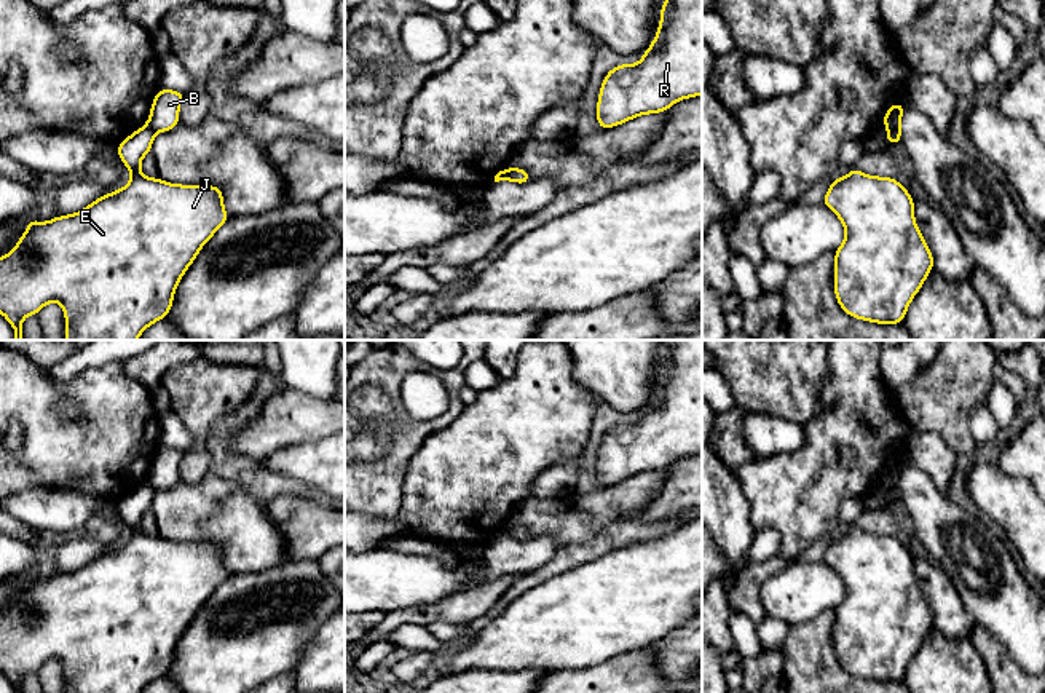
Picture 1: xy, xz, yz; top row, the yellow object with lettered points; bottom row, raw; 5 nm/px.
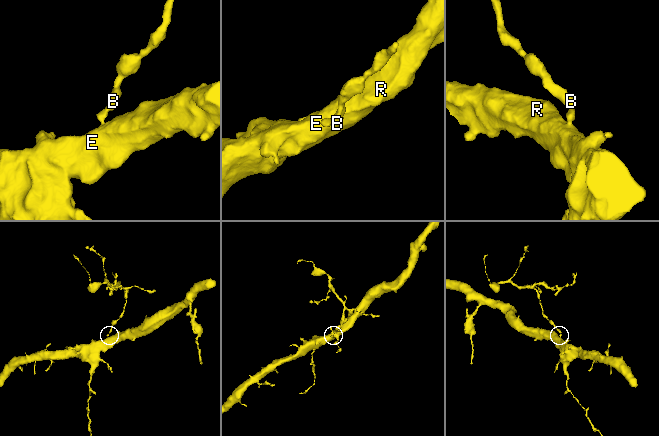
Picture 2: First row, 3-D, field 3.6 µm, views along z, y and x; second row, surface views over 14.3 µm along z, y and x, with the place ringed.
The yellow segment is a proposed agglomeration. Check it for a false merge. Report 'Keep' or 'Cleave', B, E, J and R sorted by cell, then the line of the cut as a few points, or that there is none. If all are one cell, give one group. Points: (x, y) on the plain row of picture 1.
Cleave. Groups: B / E J R. Split along yz (899, 484), (889, 487)

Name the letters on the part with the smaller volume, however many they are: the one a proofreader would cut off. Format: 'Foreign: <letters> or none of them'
Foreign: B

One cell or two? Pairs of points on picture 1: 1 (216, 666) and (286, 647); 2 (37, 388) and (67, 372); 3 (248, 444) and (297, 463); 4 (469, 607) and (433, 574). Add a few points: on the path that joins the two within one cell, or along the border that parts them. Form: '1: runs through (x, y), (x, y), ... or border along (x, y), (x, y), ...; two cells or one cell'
1: runs through (233, 649), (268, 647); one cell
2: border along (91, 364), (67, 380), (58, 380), (48, 371); two cells
3: border along (307, 441), (276, 449), (264, 459); two cells
4: border along (487, 577), (458, 585), (433, 602), (417, 604); two cells

